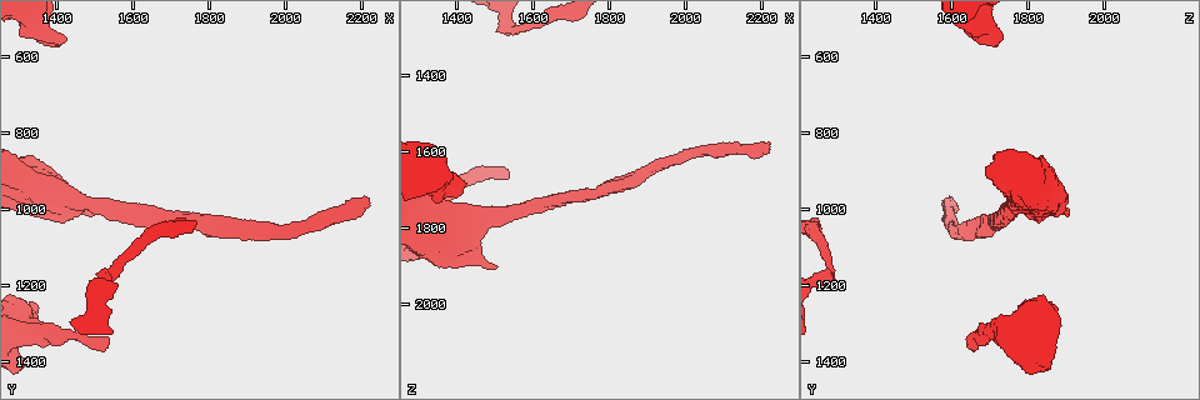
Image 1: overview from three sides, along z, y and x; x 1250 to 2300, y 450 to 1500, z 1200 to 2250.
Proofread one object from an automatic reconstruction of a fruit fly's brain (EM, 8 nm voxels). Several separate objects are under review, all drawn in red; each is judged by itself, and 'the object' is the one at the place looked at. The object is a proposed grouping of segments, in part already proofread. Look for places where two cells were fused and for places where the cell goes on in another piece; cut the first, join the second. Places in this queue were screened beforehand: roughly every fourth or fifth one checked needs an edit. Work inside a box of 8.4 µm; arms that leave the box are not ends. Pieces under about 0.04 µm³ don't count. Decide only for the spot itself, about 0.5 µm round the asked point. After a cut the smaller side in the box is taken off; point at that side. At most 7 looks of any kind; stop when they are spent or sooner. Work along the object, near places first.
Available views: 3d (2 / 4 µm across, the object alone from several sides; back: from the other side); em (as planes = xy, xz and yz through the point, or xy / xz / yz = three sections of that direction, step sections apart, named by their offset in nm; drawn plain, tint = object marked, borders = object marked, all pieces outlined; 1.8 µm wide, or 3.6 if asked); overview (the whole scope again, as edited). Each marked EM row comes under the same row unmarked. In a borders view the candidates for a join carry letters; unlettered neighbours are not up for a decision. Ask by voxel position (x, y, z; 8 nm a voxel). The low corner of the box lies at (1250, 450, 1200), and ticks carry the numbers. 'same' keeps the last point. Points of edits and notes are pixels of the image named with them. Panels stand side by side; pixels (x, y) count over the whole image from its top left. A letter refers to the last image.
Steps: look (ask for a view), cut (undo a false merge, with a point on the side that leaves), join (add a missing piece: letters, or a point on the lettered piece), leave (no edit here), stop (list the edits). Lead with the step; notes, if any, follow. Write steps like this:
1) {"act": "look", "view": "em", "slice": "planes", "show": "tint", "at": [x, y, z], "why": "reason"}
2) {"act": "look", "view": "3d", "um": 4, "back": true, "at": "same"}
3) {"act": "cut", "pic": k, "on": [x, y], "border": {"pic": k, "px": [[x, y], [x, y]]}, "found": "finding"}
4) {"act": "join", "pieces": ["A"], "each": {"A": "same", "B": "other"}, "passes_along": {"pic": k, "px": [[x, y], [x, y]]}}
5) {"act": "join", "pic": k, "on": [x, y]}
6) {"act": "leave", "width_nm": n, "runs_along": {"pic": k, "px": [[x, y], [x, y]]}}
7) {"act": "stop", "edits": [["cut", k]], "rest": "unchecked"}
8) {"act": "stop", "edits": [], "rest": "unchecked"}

{"act": "look", "view": "em", "slice": "xz", "step": 16, "show": "tint", "at": [1540, 1350, 1650], "why": "branch stops here"}

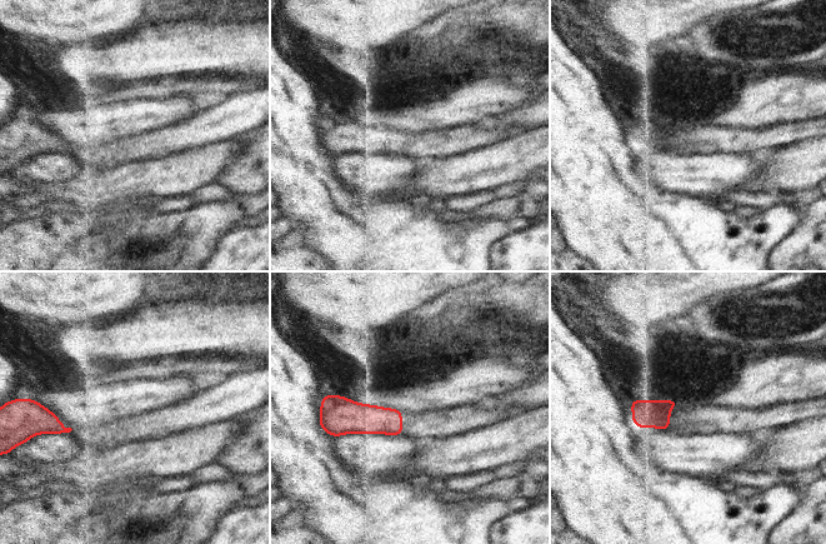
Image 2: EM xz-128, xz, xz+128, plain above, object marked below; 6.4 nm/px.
{"act": "look", "view": "em", "slice": "planes", "show": "borders", "at": "same", "why": "another direction"}

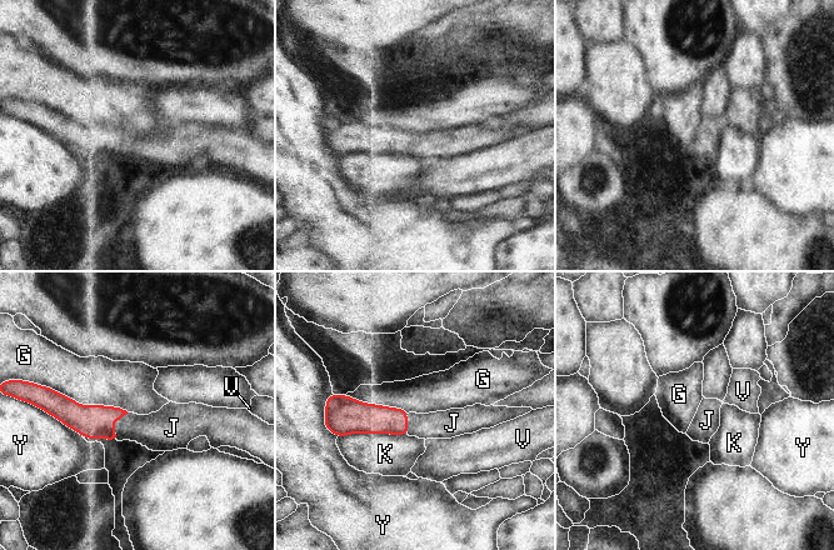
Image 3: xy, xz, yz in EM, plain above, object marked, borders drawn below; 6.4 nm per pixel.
{"act": "join", "pic": 3, "on": [150, 430], "each": {"G": "other", "J": "same", "K": "other", "V": "other", "Y": "other"}, "found": "the cell continues"}

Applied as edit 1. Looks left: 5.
{"act": "look", "view": "em", "slice": "xy", "step": 4, "show": "borders", "at": [1510, 1005, 1905], "why": "thick end"}

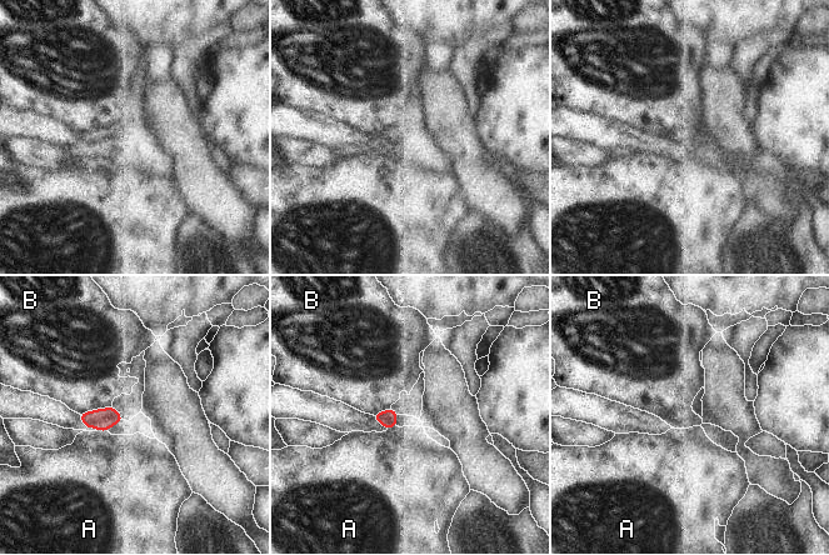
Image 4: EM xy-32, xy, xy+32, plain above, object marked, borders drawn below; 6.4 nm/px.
{"act": "look", "view": "em", "slice": "planes", "show": "borders", "at": "same"}

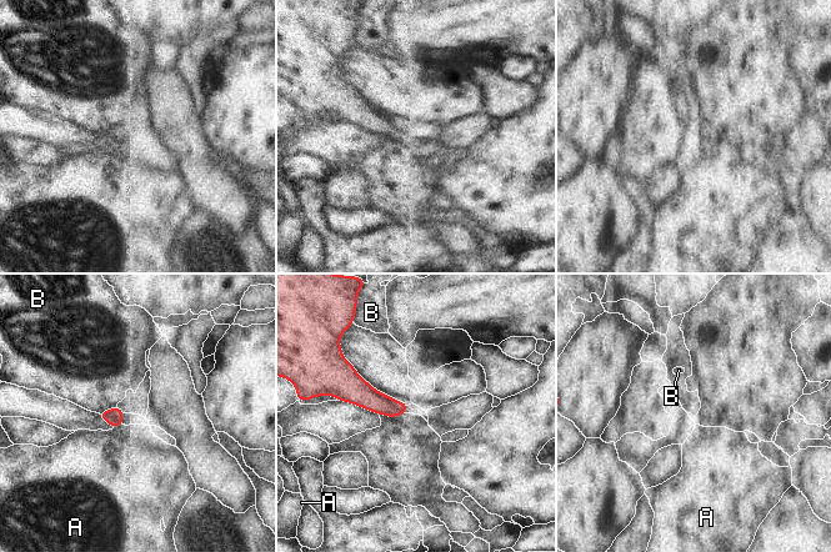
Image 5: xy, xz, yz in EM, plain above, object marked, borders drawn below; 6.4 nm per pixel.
{"act": "leave", "each": {"A": "other", "B": "other"}, "border": {"pic": 5, "px": [[404, 412], [396, 416], [380, 415]]}, "found": "no lettered piece goes on from it"}

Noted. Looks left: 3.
{"act": "look", "view": "3d", "um": 2, "at": [1350, 555, 1730], "why": "free end"}

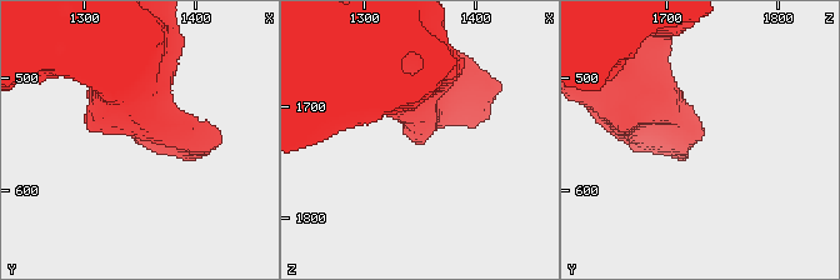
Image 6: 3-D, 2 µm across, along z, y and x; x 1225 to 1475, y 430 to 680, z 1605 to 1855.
{"act": "look", "view": "em", "slice": "yz", "step": 16, "show": "borders", "at": [1354, 552, 1730]}

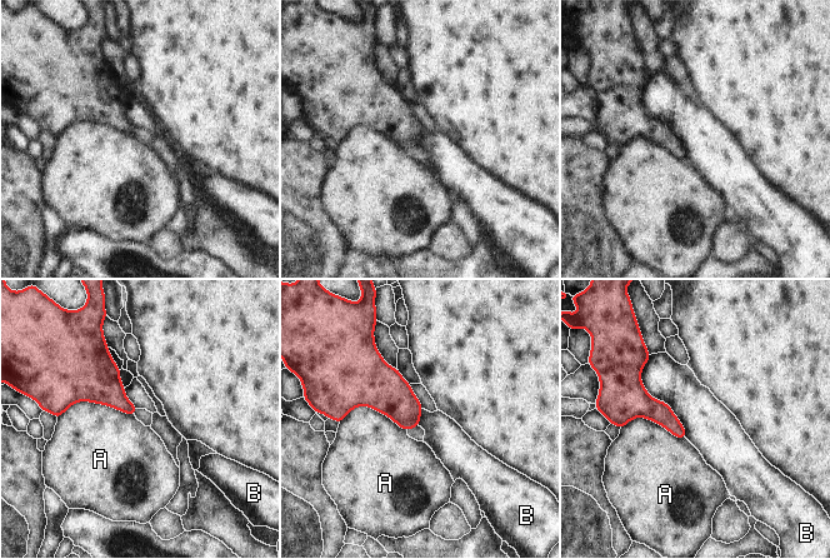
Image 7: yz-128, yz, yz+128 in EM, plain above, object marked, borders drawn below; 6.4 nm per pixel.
{"act": "look", "view": "em", "slice": "xz", "step": 4, "show": "borders", "at": "same", "why": "cut it another way"}

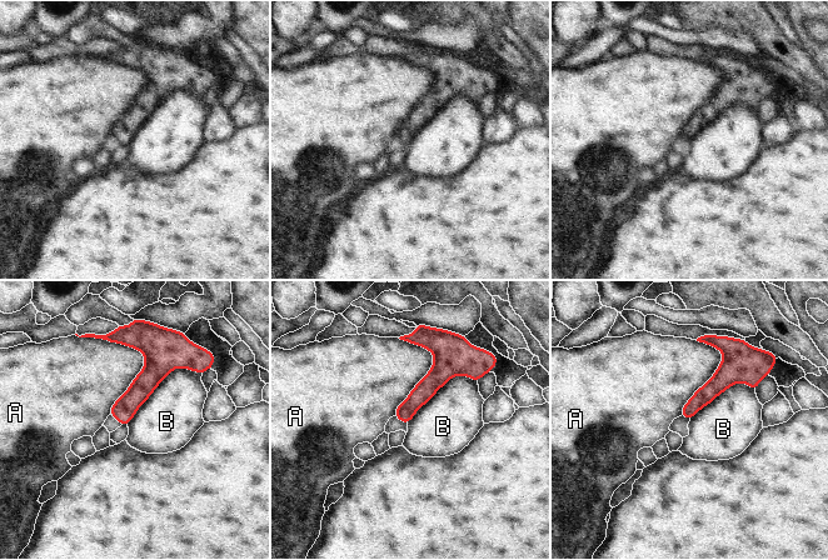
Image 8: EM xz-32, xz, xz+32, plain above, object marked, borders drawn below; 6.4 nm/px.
{"act": "leave", "each": {"A": "other", "B": "other"}, "border": {"pic": 8, "px": [[201, 373], [175, 368], [126, 424]]}, "found": "no lettered piece goes on from it"}

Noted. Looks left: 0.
{"act": "stop", "edits": [["join", 3]], "rest": "unchecked"}

